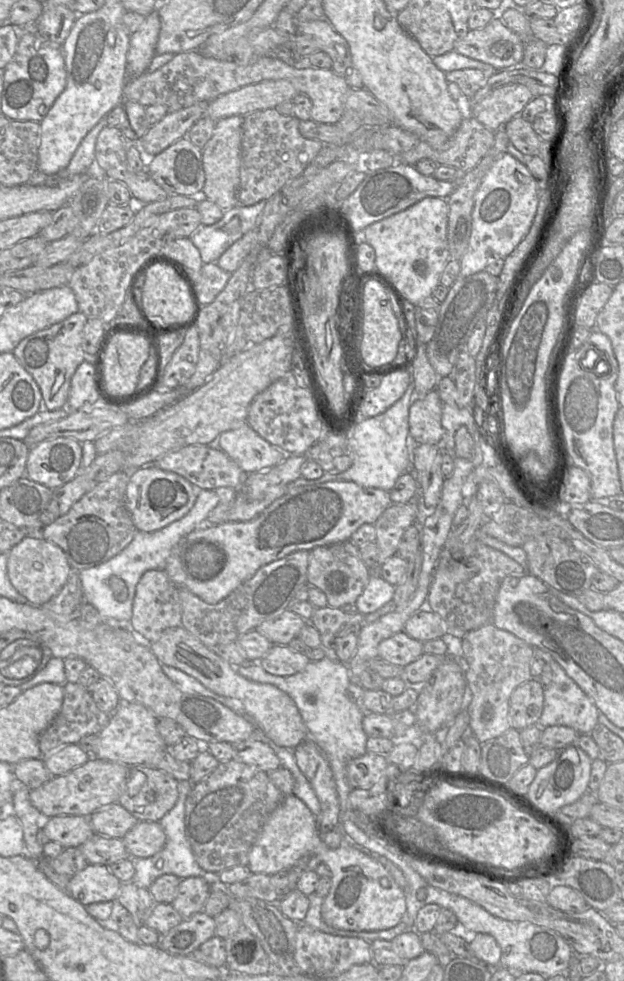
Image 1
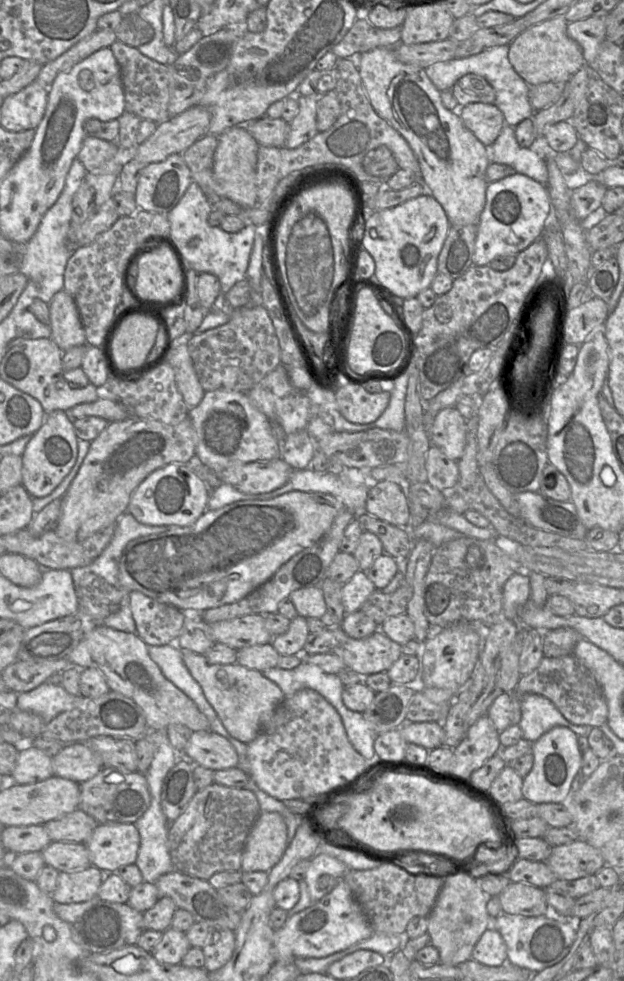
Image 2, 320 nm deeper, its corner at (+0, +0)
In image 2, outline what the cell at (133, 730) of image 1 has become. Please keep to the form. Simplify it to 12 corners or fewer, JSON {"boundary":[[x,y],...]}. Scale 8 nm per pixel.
{"boundary":[[82,742],[52,757],[54,776],[78,784],[104,767]]}

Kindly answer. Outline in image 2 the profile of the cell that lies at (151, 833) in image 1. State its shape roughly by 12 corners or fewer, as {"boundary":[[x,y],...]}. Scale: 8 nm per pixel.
{"boundary":[[100,824],[85,843],[103,873],[134,864],[134,824]]}

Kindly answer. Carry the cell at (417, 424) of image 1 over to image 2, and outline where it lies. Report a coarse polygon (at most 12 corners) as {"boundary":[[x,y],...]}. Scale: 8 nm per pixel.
{"boundary":[[443,408],[430,428],[430,441],[449,458],[460,459],[466,419]]}

